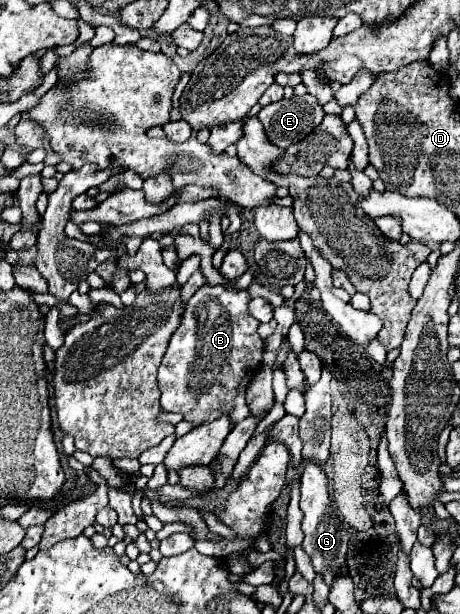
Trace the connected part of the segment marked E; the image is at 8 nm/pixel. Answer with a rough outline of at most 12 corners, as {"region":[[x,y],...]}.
{"region":[[311,94],[273,102],[257,114],[281,148],[301,142],[325,112]]}

